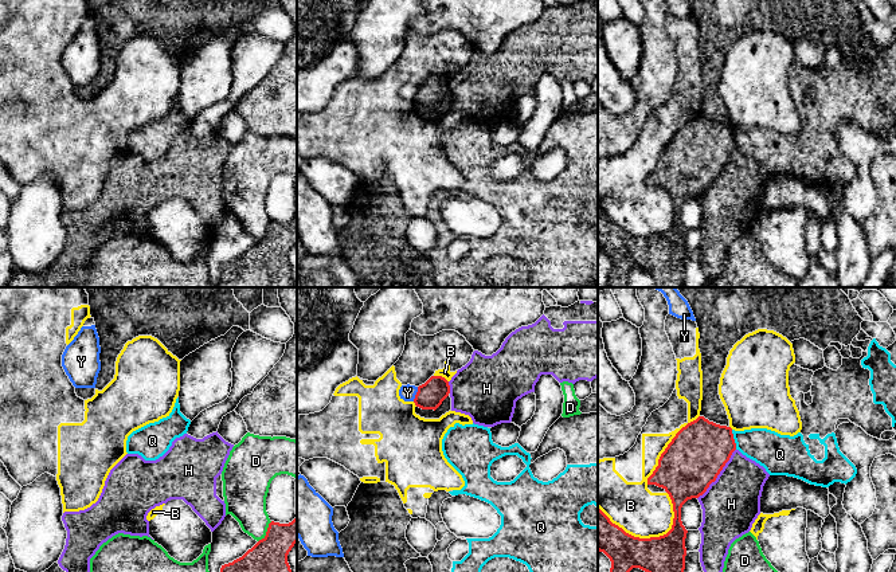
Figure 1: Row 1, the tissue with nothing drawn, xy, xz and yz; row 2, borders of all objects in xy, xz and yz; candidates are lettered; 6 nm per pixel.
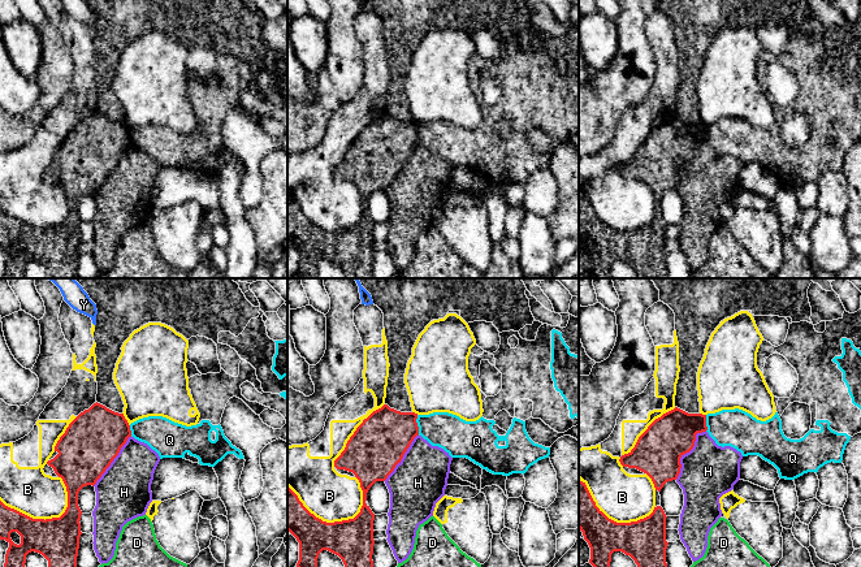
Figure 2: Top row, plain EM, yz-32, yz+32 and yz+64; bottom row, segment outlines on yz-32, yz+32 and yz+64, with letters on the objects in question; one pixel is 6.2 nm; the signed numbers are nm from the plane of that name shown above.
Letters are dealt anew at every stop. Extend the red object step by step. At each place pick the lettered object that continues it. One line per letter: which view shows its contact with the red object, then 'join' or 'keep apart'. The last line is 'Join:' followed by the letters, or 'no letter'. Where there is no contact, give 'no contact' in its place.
B: yz | keep apart
D: xy | keep apart
H: yz | keep apart
Q: yz | keep apart
Y: xz | keep apart
Join: no letter

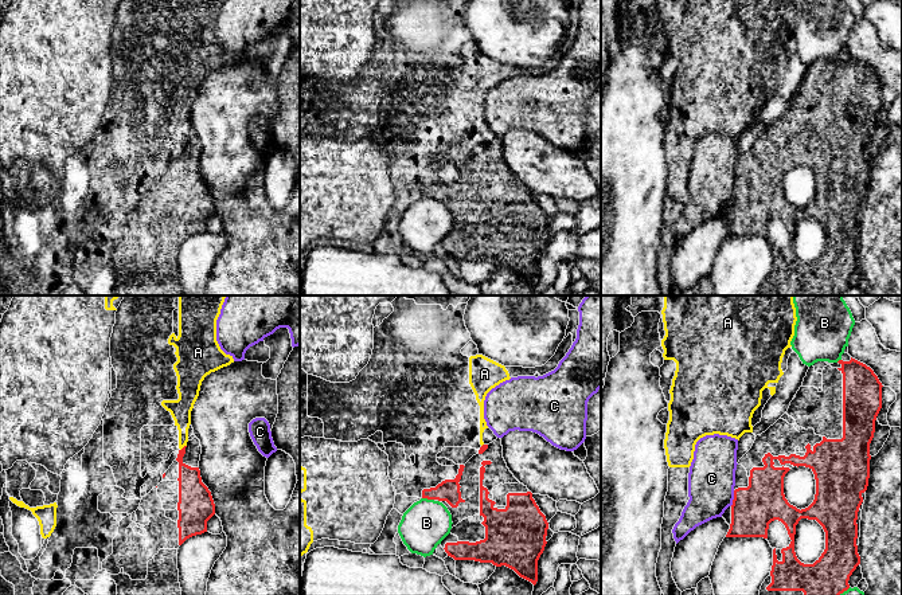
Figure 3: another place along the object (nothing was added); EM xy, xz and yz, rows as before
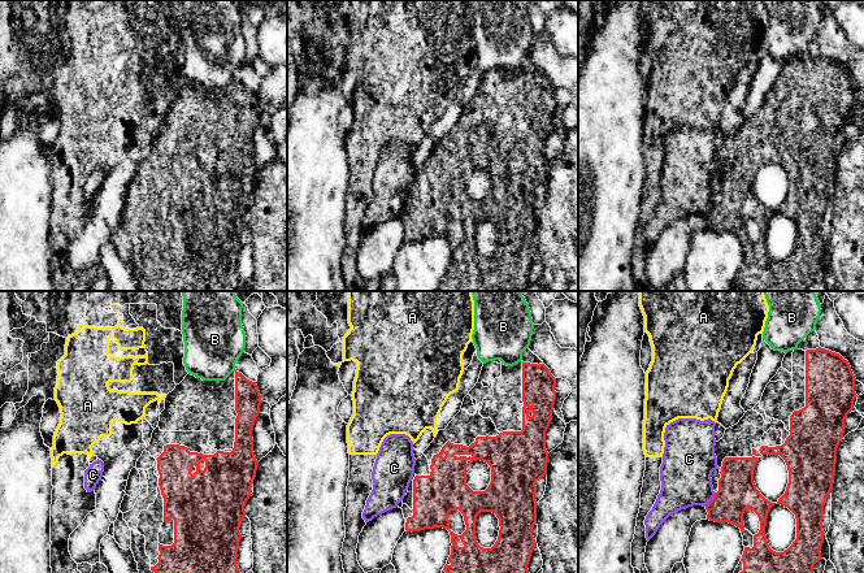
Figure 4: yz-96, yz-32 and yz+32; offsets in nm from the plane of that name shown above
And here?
A: xy | keep apart
B: xz | keep apart
C: yz | keep apart
Join: no letter

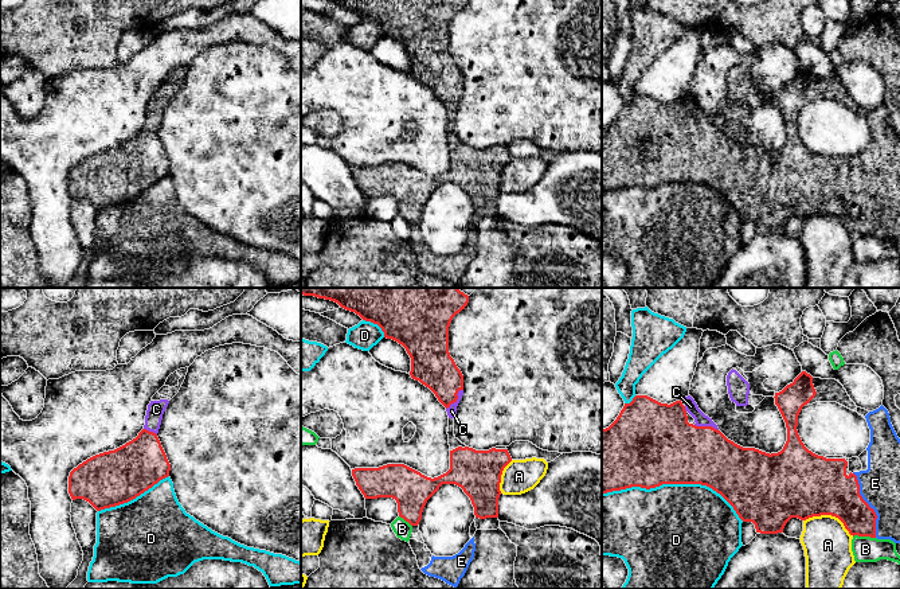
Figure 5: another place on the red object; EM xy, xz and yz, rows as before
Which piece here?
A: yz | keep apart
B: yz | keep apart
C: xz | join
D: yz | keep apart
E: yz | join
Join: C, E

